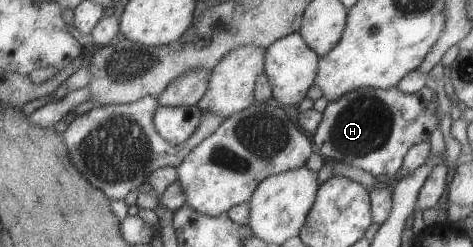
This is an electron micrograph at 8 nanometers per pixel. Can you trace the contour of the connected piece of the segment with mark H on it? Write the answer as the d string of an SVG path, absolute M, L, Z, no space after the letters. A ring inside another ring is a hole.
M391 87L388 89L358 88L330 101L322 110L322 120L312 136L312 145L324 161L343 163L368 172L374 178L389 174L394 176L402 166L402 160L410 146L426 140L439 126L437 97L433 89L423 87L414 94L404 94Z

